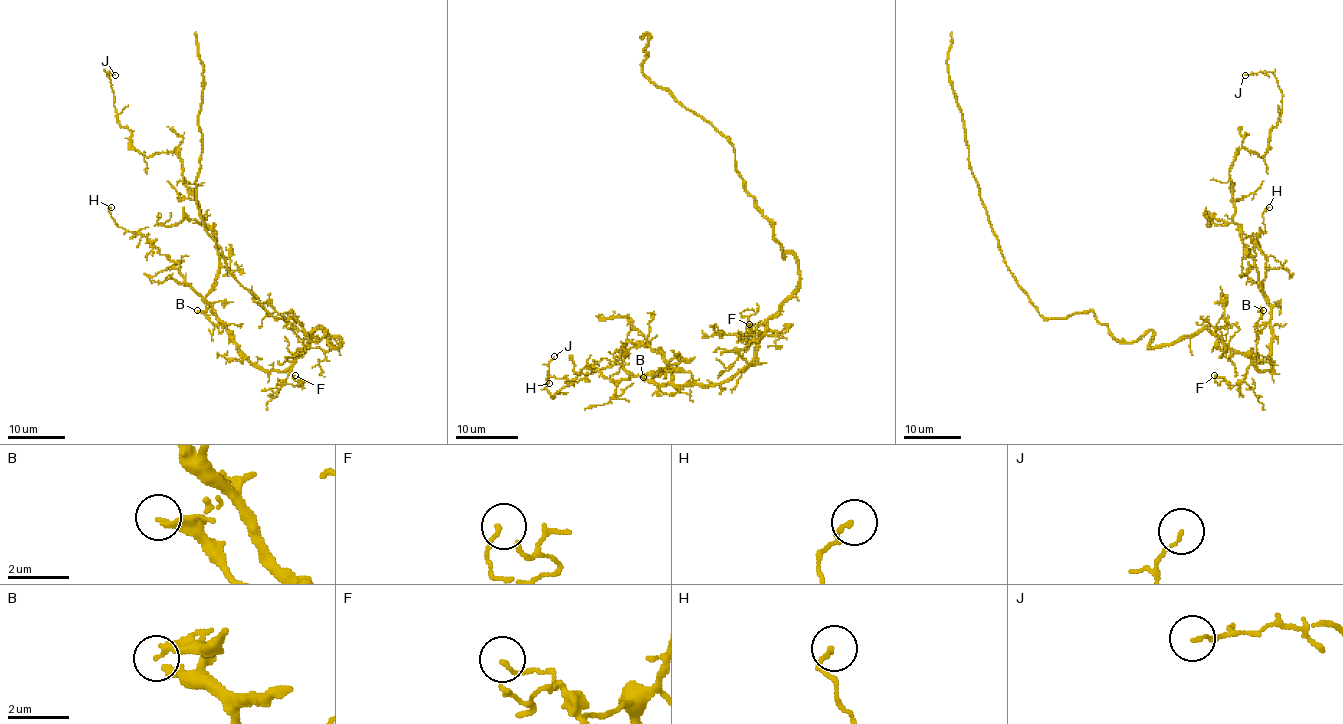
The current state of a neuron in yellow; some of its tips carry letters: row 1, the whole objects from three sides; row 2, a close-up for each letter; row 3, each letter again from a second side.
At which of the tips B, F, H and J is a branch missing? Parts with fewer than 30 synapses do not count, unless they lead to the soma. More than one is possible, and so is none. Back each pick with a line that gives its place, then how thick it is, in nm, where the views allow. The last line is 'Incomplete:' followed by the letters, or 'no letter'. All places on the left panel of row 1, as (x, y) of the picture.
Incomplete: no letter

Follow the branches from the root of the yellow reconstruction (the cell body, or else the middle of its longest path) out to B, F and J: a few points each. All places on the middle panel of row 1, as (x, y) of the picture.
B: (782, 308), (768, 321), (755, 356), (719, 383), (677, 386), (666, 367), (643, 377)
F: (782, 308), (768, 321), (755, 356), (747, 363), (739, 352), (754, 338), (746, 333), (749, 324)
J: (782, 308), (755, 356), (713, 385), (658, 385), (664, 356), (627, 339), (613, 364), (552, 397), (554, 356)

